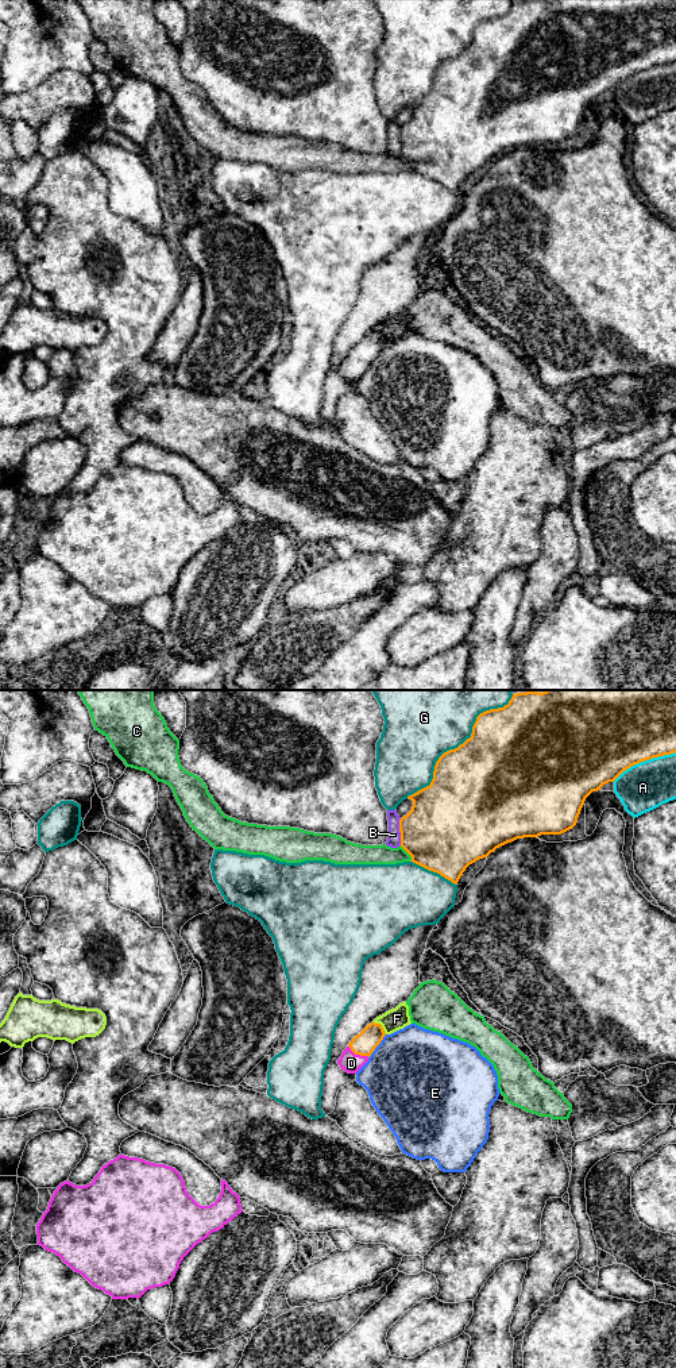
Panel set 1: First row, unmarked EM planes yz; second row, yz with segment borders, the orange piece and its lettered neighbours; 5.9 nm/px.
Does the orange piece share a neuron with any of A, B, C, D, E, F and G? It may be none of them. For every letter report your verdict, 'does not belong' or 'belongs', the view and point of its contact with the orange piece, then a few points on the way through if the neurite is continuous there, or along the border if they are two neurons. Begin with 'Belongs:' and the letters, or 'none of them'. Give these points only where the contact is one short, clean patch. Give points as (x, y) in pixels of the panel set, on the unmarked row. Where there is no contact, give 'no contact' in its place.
Belongs: D
A: does not belong | yz (644, 69)
B: does not belong | yz (400, 139)
C: does not belong | yz (408, 161)
D: belongs | yz (358, 362) | across yz (363, 353), (358, 362), (351, 372)
E: does not belong | yz (377, 354)
F: does not belong | yz (381, 334)
G: does not belong | yz (460, 53)

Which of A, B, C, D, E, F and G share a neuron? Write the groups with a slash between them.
A / B / C / D / E / F / G

